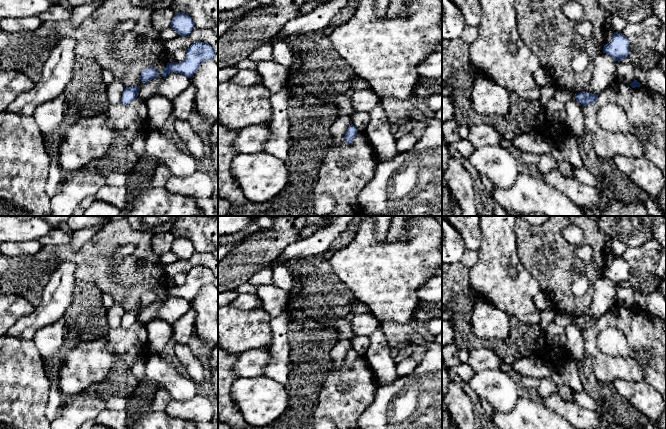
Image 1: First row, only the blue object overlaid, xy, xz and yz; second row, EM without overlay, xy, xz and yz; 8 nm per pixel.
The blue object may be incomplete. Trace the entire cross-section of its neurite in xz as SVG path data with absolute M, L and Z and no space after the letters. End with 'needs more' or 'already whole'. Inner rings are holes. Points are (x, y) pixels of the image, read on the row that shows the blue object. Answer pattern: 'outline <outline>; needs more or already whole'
outline M351 124L345 133L345 136L344 136L345 141L348 144L351 144L355 138L356 133L357 133L357 130L356 130L355 126L353 124Z; already whole

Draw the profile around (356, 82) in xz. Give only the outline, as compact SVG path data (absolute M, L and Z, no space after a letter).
M353 73L353 76L350 79L350 88L354 89L355 91L364 90L369 88L369 84L360 76Z

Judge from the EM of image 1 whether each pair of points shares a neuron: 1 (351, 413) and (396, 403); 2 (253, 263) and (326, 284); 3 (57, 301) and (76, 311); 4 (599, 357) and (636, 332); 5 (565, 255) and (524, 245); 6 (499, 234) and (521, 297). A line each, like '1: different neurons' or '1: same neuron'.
1: different neurons
2: different neurons
3: different neurons
4: same neuron
5: same neuron
6: same neuron

